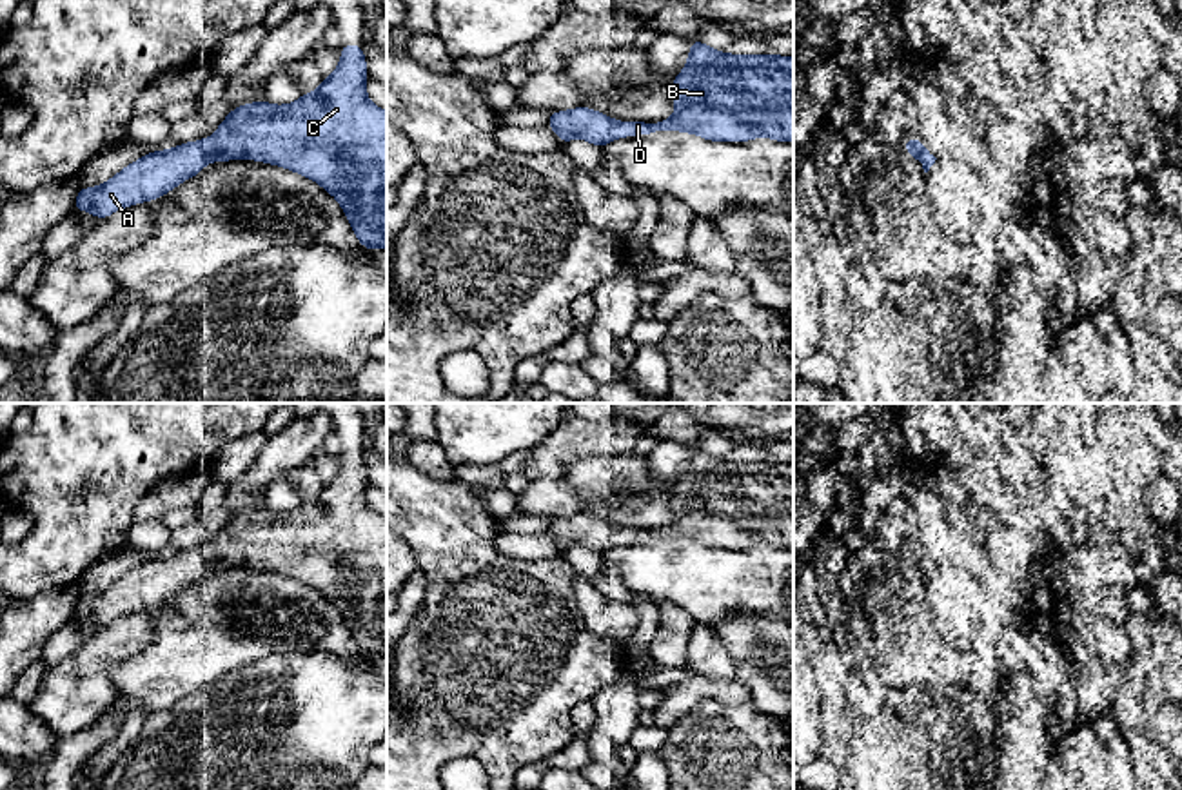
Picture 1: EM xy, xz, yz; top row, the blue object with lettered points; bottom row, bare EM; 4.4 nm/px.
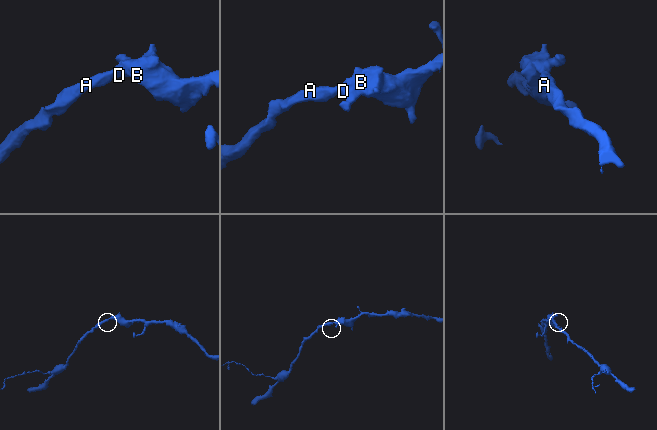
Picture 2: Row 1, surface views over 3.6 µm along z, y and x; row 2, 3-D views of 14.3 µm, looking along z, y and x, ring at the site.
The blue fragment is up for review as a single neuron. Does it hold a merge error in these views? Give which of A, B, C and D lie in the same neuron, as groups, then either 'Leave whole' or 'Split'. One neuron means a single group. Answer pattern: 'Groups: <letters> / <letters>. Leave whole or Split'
Groups: A B C D. Leave whole

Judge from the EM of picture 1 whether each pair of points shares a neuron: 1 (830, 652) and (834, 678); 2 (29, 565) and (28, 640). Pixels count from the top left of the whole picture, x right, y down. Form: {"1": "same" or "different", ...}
{"1": "same", "2": "different"}

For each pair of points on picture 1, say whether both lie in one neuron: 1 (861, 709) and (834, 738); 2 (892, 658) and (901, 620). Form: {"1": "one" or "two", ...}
{"1": "two", "2": "one"}

